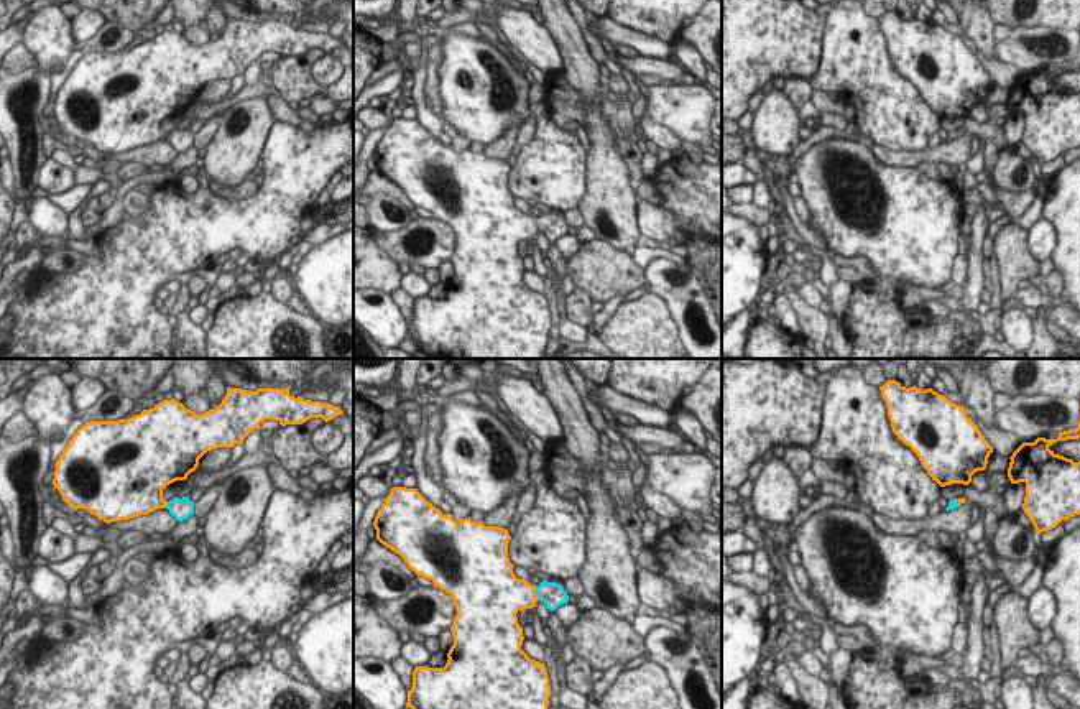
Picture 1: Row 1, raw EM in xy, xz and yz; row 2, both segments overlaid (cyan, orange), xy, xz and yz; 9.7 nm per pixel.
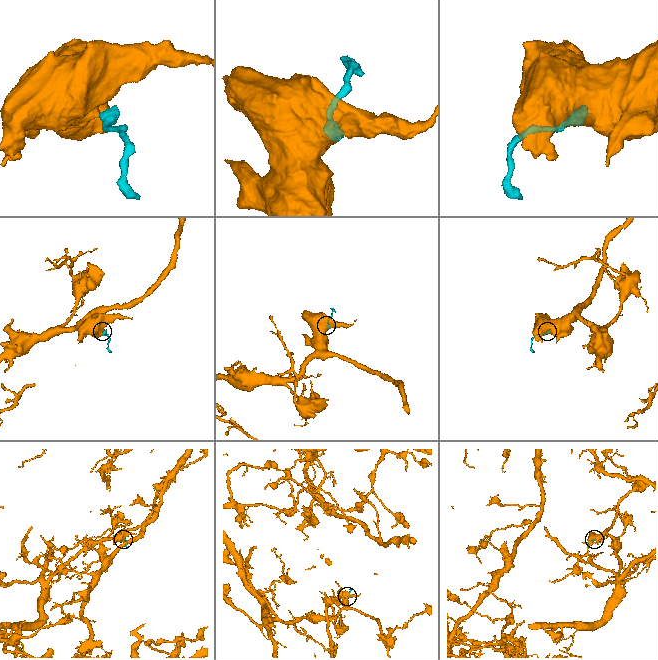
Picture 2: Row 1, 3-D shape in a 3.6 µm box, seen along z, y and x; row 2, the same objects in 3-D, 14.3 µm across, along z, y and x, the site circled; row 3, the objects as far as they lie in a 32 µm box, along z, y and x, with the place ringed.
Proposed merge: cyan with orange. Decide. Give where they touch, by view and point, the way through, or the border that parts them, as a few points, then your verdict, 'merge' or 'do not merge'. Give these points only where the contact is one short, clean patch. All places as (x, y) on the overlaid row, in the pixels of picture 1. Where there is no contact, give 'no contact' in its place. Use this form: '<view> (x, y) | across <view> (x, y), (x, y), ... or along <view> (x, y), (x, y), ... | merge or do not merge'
xz (535, 591) | across xz (553, 594), (535, 591), (510, 594) | merge

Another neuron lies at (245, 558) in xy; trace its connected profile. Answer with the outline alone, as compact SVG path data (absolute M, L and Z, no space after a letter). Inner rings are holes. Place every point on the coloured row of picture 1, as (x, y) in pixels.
M243 548L235 556L224 556L219 551L209 549L209 559L214 564L219 564L219 566L228 568L228 569L243 569L243 568L248 568L248 566L252 566L252 564L256 563L258 556L260 554L255 549L248 549L248 548Z

